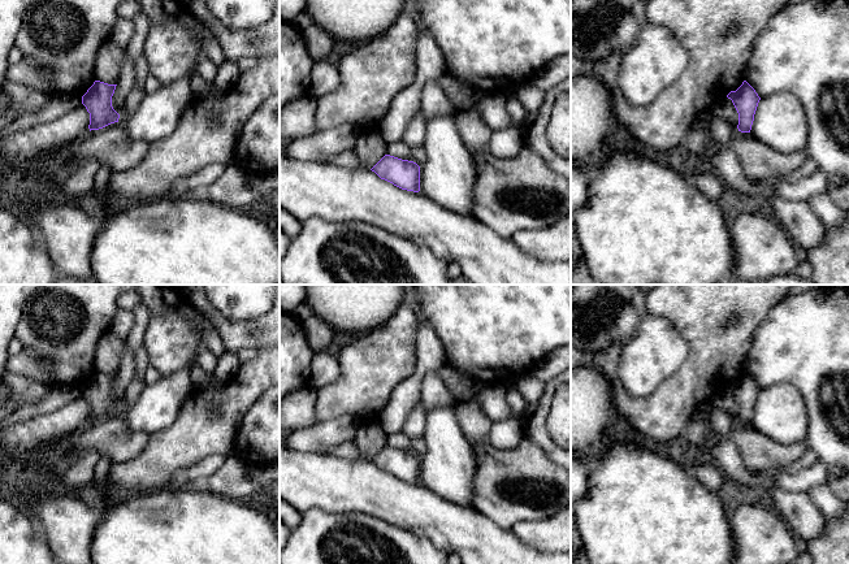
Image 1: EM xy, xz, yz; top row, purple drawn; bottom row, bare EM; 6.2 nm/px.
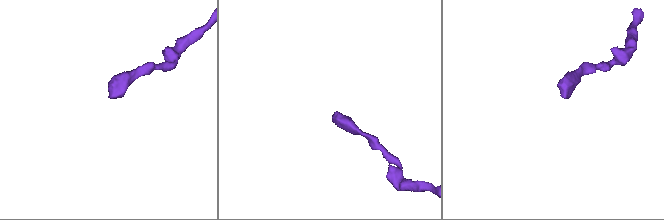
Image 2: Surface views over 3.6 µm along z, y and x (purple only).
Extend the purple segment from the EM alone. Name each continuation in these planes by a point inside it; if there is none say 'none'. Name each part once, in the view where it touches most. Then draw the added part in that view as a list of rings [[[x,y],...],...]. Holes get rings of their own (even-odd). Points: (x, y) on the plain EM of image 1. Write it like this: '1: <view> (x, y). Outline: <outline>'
none

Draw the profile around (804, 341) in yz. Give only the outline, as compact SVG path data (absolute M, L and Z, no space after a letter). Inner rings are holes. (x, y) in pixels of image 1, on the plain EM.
M822 285L783 299L757 327L745 372L759 389L775 383L790 383L802 395L807 415L807 446L819 461L849 473L849 286Z

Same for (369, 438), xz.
M371 421L359 426L351 442L364 459L372 460L386 446L386 434L377 421Z

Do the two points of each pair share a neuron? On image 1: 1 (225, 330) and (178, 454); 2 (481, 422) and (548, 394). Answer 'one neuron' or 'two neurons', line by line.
1: two neurons
2: two neurons

